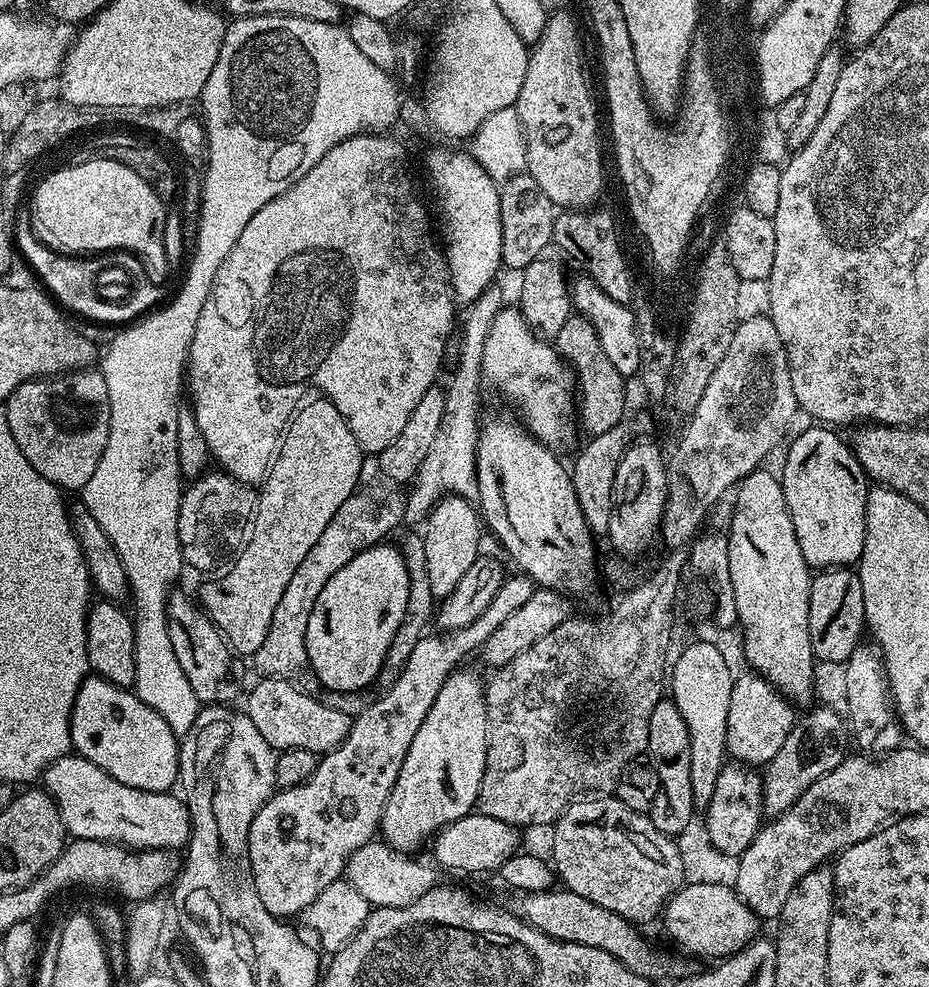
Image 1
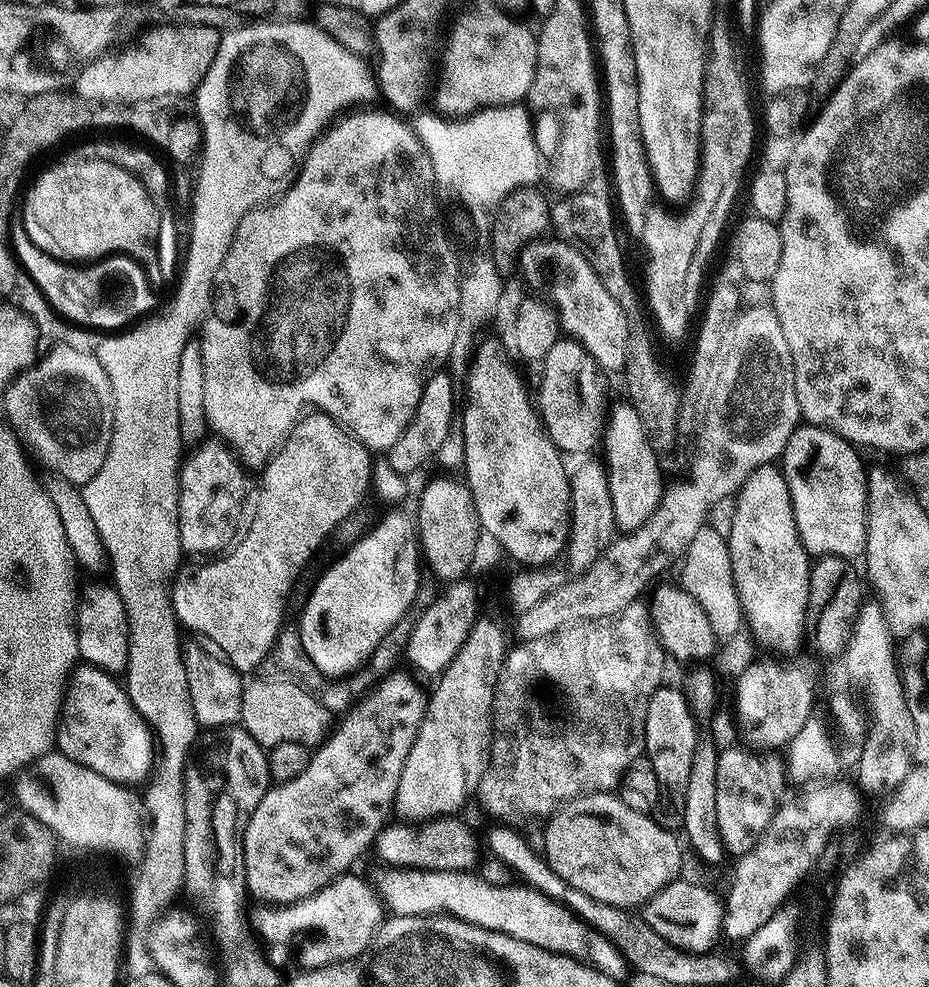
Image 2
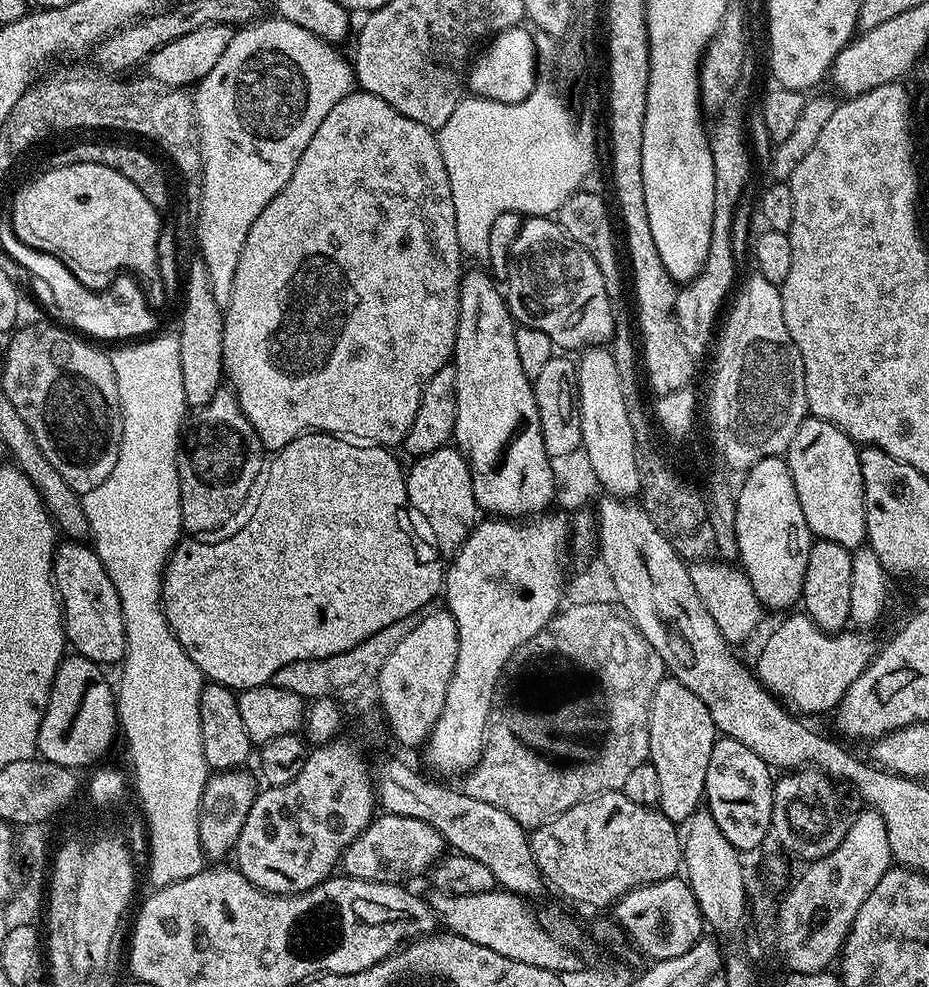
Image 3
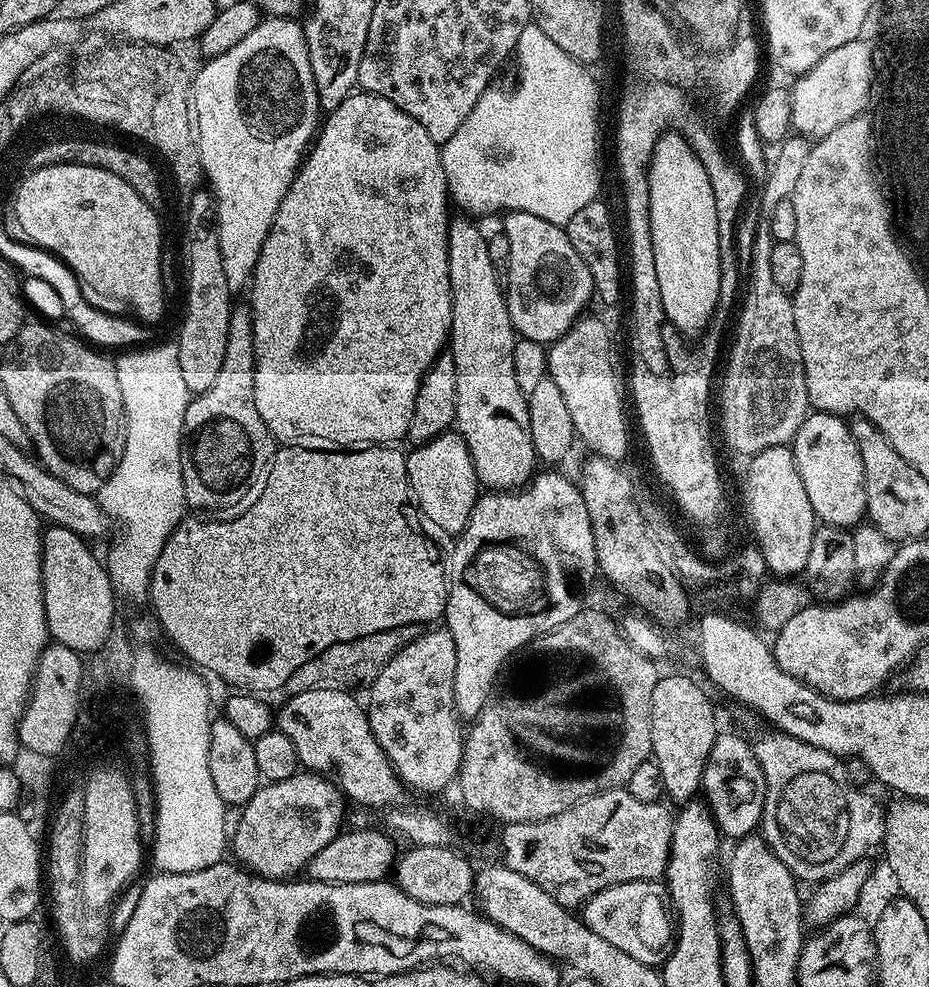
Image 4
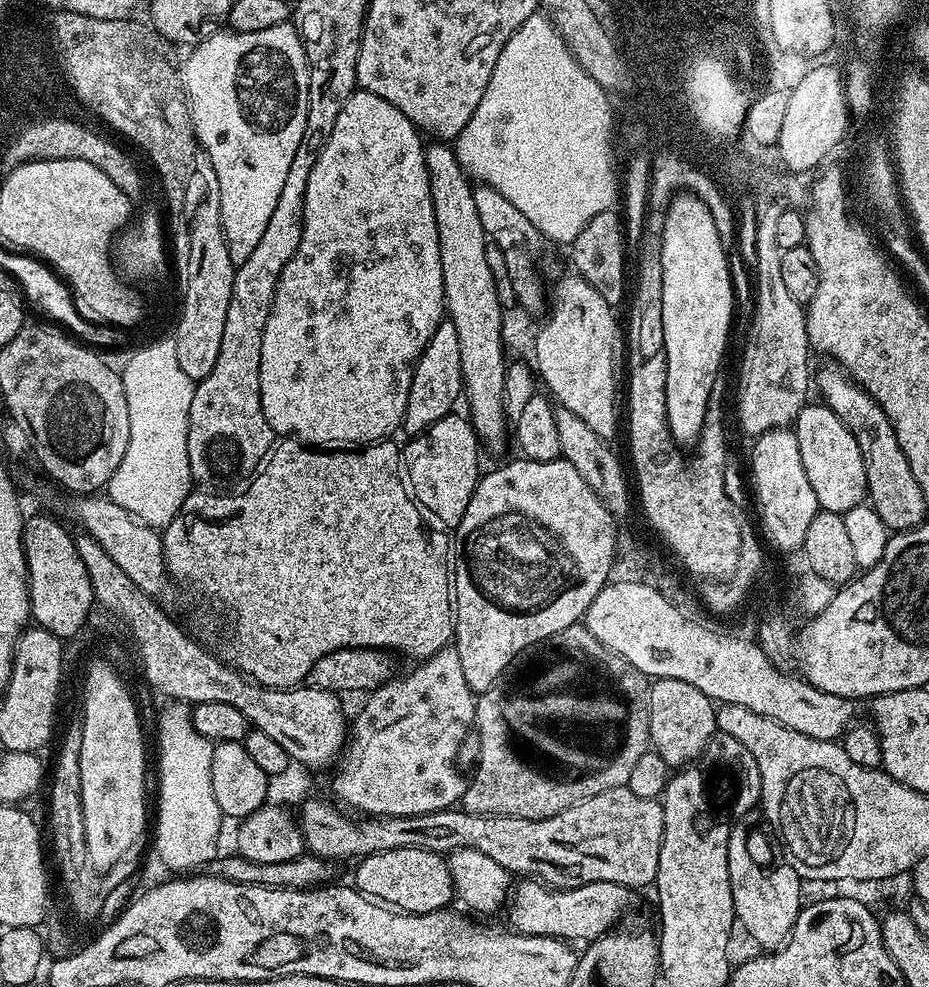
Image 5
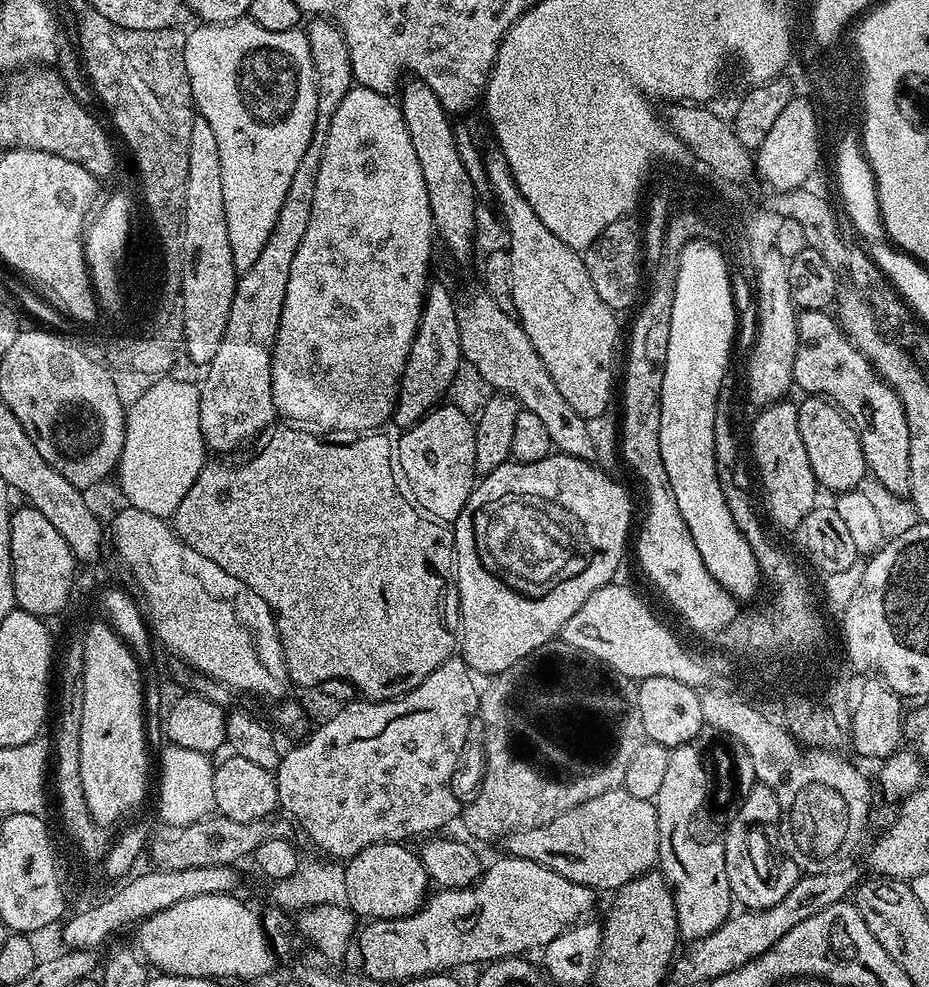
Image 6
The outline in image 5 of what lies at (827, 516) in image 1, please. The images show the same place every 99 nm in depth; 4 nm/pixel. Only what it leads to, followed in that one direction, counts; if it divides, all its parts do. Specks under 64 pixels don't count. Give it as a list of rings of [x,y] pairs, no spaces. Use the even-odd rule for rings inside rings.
[[[823,402],[815,403],[805,403],[804,409],[794,421],[798,446],[802,450],[802,466],[806,466],[806,478],[810,478],[810,486],[814,486],[814,494],[821,509],[843,514],[854,510],[854,506],[865,503],[868,495],[862,450],[838,414],[834,414],[834,410],[830,410]]]

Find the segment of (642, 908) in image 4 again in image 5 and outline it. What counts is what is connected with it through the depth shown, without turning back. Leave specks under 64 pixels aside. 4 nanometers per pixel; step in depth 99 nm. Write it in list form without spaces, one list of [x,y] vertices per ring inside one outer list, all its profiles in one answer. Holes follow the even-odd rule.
[[[524,878],[513,887],[506,913],[513,924],[511,927],[519,935],[555,936],[557,940],[591,942],[621,923],[620,915],[631,906],[632,896],[633,889],[623,888],[614,882],[590,882],[577,888],[555,889],[535,878]]]

